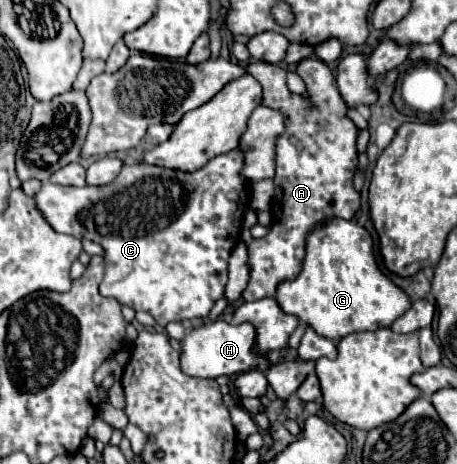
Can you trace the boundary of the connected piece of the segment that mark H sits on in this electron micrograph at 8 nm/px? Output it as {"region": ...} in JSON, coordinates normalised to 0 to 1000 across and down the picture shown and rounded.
{"region":[[[466,692],[440,705],[427,705],[409,726],[396,735],[400,761],[396,761],[396,800],[405,800],[418,813],[453,813],[453,817],[475,817],[484,808],[519,808],[545,795],[567,795],[584,800],[589,795],[589,774],[580,761],[567,761],[558,752],[558,731],[562,713],[549,696],[527,696],[527,700],[505,700],[492,692]]]}

